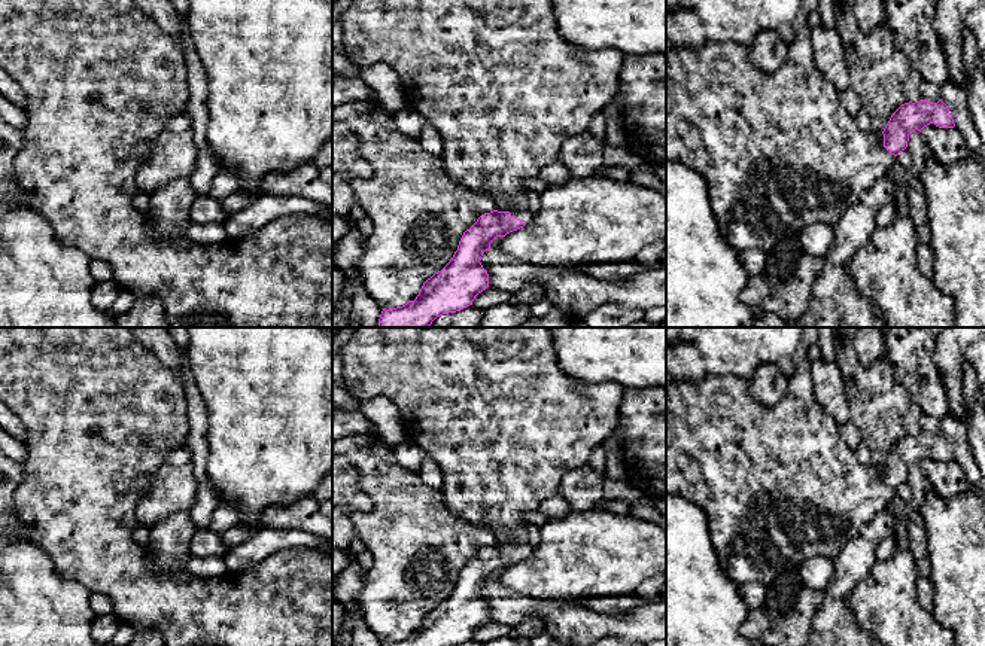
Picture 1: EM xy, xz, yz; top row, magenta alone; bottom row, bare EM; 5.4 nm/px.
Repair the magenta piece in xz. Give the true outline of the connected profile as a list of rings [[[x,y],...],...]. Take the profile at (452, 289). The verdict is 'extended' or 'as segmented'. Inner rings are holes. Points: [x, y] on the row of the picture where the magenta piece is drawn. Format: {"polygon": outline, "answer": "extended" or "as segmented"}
{"polygon": [[[353,0],[341,13],[340,24],[343,27],[346,57],[355,65],[368,73],[374,64],[384,63],[399,74],[408,107],[414,109],[426,122],[432,124],[441,135],[444,146],[441,159],[446,173],[455,182],[466,186],[471,192],[490,196],[495,204],[493,211],[481,214],[477,222],[463,232],[452,260],[423,283],[414,301],[408,301],[405,305],[396,308],[383,308],[379,319],[379,327],[429,327],[437,317],[472,305],[475,296],[489,287],[489,274],[480,262],[483,253],[490,250],[490,243],[496,237],[505,237],[507,234],[523,228],[532,219],[526,201],[528,191],[523,183],[529,179],[536,179],[542,168],[559,162],[562,146],[569,138],[575,138],[578,134],[587,131],[593,116],[602,113],[615,98],[618,94],[620,70],[626,55],[611,48],[593,51],[568,43],[556,30],[553,6],[548,0]]], "answer": "extended"}

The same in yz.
{"polygon": [[[802,0],[794,25],[794,40],[788,45],[788,54],[779,70],[775,73],[761,71],[751,60],[745,45],[735,42],[706,42],[700,49],[674,48],[666,54],[666,159],[680,162],[681,165],[697,171],[706,183],[706,195],[717,219],[718,228],[726,241],[741,255],[747,250],[761,250],[769,255],[775,246],[791,235],[799,235],[808,226],[815,223],[827,223],[834,226],[837,220],[869,191],[891,167],[894,158],[908,147],[909,134],[915,129],[934,124],[939,128],[954,128],[954,119],[948,106],[939,100],[930,103],[927,100],[909,101],[902,104],[890,118],[882,132],[861,131],[852,113],[842,104],[839,91],[815,65],[811,27],[808,15],[815,10],[818,0]]], "answer": "extended"}

